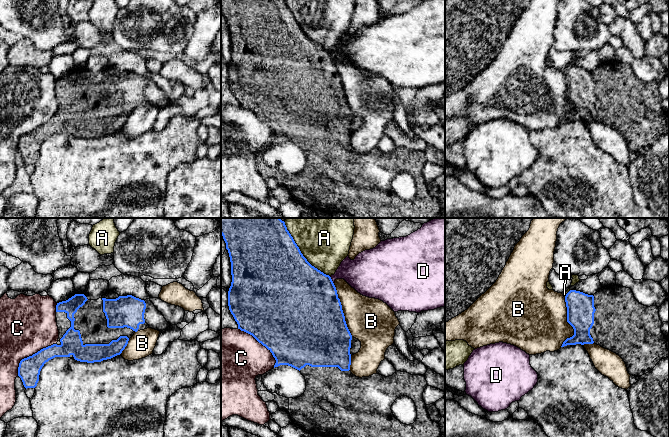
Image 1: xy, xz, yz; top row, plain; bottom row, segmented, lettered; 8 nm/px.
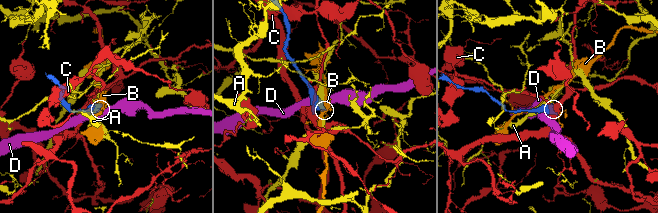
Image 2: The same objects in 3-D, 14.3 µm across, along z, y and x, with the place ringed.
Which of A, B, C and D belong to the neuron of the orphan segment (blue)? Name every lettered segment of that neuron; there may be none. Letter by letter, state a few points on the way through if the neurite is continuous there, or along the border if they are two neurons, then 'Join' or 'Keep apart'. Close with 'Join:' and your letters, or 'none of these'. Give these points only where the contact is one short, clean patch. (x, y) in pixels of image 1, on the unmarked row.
A: Keep apart
B: Keep apart
C: Keep apart
D: Keep apart
Join: none of these

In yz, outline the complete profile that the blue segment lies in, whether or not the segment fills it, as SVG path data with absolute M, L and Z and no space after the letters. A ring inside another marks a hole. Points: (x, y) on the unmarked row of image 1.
M613 61L602 63L594 71L570 66L565 72L567 83L567 98L573 103L574 111L567 114L561 123L576 120L597 120L619 131L626 140L627 147L633 152L642 152L652 146L656 140L669 132L667 112L661 107L662 97L659 93L659 83L644 82L634 73L630 64Z

